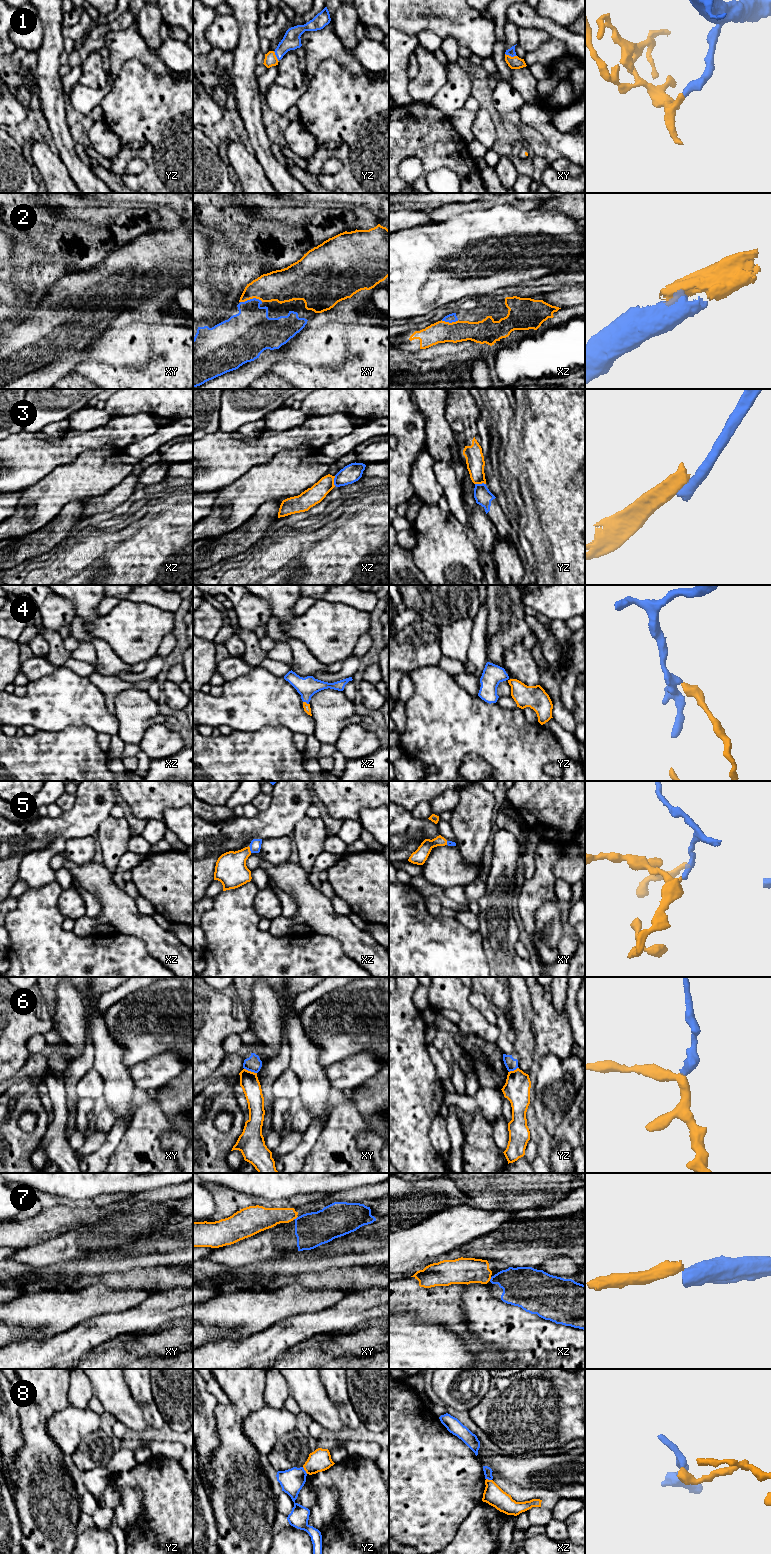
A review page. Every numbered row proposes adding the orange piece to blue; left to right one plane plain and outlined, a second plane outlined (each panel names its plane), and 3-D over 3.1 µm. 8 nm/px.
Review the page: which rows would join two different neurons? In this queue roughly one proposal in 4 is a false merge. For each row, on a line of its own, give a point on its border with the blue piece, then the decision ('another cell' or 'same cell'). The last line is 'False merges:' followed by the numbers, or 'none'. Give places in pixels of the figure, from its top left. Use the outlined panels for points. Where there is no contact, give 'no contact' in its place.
1: meets blue in xy at (511, 56); same cell
2: meets blue in xy at (251, 299); same cell
3: meets blue in yz at (480, 484); another cell
4: meets blue in xz at (306, 702); same cell
5: meets blue in xz at (250, 849); same cell
6: meets blue in xy at (250, 1070); another cell
7: meets blue in xy at (296, 1218); another cell
8: meets blue in yz at (304, 1470); another cell
False merges: 3, 6, 7, 8

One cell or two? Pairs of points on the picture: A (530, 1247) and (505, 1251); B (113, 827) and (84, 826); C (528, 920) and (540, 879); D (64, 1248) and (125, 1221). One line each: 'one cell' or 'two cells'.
A: one cell
B: two cells
C: one cell
D: one cell

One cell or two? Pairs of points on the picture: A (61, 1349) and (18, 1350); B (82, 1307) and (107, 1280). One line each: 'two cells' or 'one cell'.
A: one cell
B: two cells

